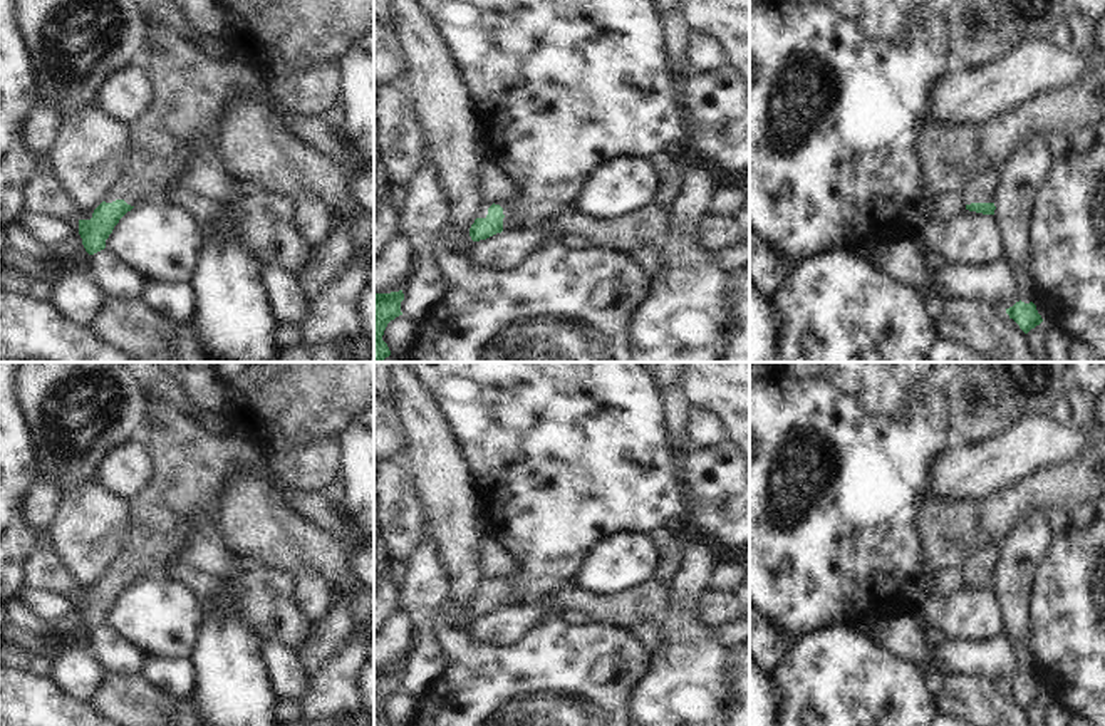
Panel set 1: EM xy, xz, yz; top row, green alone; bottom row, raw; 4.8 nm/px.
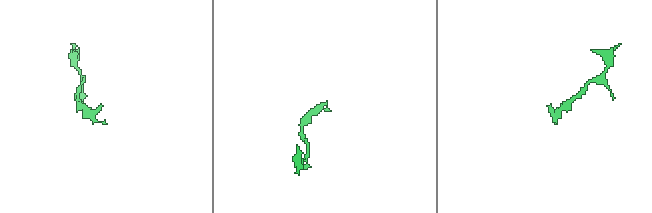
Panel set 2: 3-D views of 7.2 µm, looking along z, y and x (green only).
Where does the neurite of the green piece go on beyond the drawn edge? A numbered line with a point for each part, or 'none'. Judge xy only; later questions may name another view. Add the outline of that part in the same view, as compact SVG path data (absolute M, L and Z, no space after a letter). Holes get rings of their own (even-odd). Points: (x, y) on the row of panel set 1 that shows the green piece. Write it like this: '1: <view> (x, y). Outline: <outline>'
1: xy (190, 91). Outline: M146 17L146 27L154 39L143 65L153 99L129 124L129 159L121 174L121 194L127 205L149 201L178 181L198 136L208 126L216 136L221 112L236 92L268 104L300 141L349 171L361 166L374 169L374 161L355 158L324 117L310 119L275 106L263 74L243 54L231 52L225 60L211 60L159 18Z

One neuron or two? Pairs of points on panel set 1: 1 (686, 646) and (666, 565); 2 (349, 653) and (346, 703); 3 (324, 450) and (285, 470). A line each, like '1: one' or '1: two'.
1: two
2: one
3: one

